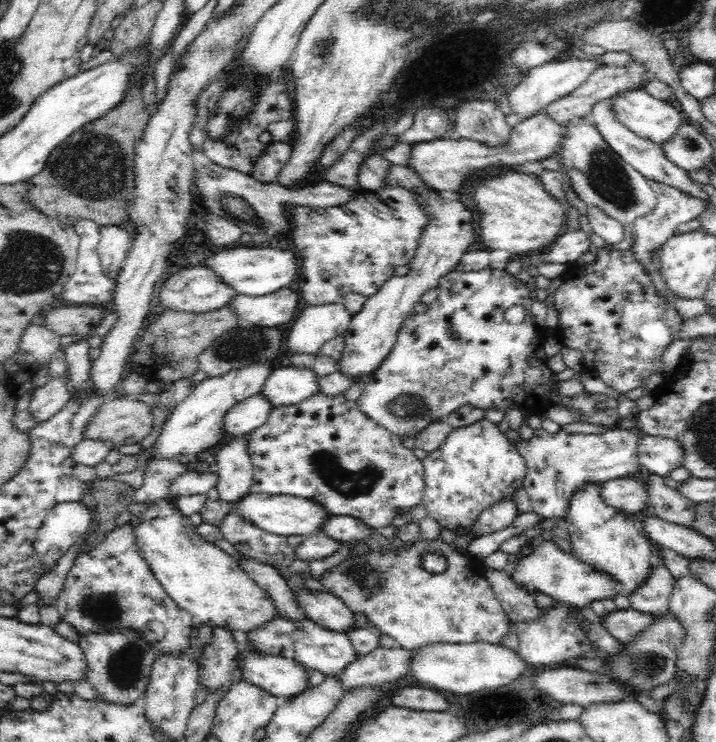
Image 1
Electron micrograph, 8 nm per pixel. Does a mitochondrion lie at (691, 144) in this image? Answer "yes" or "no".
yes

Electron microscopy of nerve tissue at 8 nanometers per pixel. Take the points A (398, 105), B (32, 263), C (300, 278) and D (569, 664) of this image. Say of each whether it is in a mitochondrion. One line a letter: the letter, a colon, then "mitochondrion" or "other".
A: other
B: mitochondrion
C: other
D: other

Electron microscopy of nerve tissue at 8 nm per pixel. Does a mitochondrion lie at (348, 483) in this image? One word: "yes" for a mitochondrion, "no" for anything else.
yes

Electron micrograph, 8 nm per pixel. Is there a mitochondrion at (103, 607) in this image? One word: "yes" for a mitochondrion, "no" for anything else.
yes

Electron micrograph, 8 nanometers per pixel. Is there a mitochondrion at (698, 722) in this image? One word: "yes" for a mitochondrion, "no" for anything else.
no

